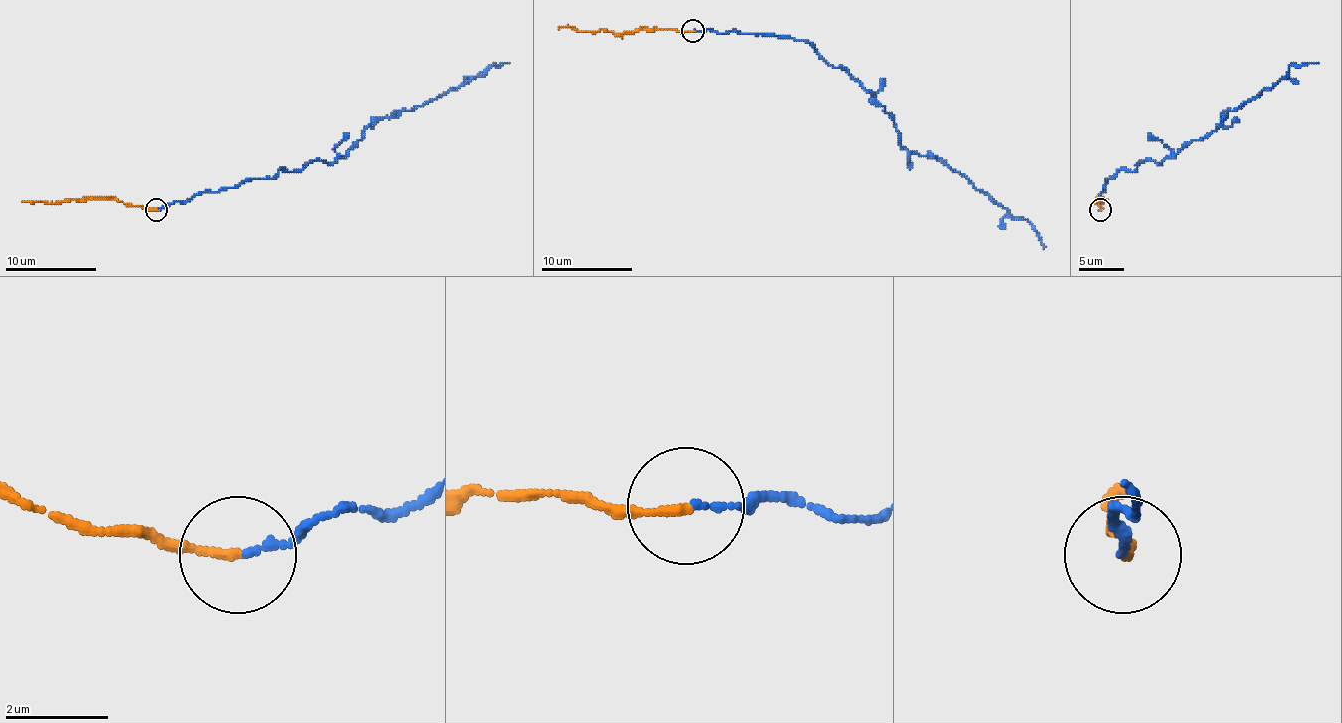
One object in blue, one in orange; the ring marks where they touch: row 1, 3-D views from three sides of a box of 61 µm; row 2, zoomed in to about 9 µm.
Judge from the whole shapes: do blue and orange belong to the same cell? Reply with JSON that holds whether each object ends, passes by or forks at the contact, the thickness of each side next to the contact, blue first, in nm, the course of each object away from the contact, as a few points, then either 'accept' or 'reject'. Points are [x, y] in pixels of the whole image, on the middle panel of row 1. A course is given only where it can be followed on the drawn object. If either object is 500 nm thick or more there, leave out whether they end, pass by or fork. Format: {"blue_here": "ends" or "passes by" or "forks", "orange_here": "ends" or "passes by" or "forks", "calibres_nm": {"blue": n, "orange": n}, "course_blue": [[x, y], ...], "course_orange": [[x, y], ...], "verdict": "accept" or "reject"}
{"blue_here": "ends", "orange_here": "ends", "calibres_nm": {"blue": 140, "orange": 170}, "course_blue": [[694, 31], [805, 40], [880, 104], [905, 149], [944, 160], [1014, 217], [1027, 221], [1043, 249]], "course_orange": [[692, 31], [642, 29], [613, 33], [558, 29]], "verdict": "accept"}

